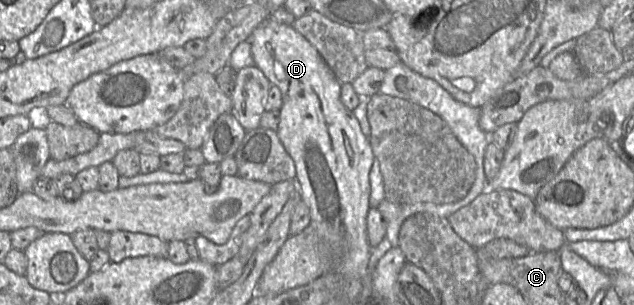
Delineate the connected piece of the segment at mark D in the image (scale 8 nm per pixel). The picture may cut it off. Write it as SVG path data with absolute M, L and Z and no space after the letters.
M265 21L254 30L249 43L255 66L281 91L283 104L279 110L280 121L276 132L295 163L295 181L301 200L309 207L310 226L328 241L343 240L344 251L333 271L347 278L362 281L367 274L371 252L367 237L367 215L371 209L369 175L375 156L369 140L361 131L353 112L341 102L341 83L318 51L292 26Z

